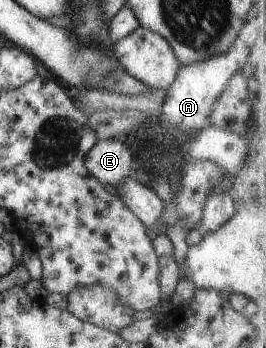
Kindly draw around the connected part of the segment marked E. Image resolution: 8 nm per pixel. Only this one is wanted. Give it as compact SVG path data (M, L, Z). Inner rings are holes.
M101 139L85 152L84 163L89 174L103 186L117 187L125 176L133 174L135 161L131 157L131 149L124 143Z

